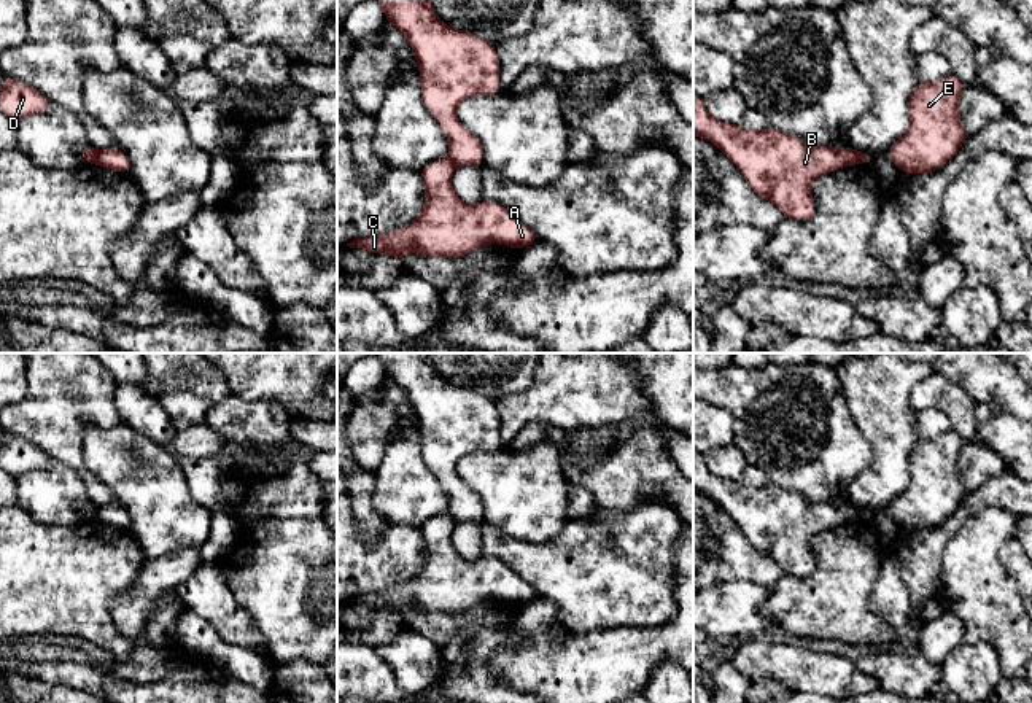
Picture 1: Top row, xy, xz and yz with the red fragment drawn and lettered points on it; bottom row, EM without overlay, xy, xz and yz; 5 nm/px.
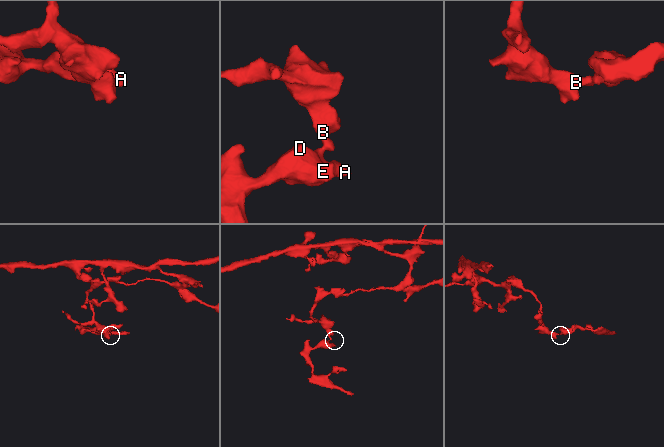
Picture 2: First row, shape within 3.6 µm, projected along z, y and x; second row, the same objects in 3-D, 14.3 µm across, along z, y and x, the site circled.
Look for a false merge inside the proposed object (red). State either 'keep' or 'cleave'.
cleave

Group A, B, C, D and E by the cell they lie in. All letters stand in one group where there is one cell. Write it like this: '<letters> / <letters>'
A C D E / B

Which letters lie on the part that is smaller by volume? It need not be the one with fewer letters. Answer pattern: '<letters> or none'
A, C, D, E

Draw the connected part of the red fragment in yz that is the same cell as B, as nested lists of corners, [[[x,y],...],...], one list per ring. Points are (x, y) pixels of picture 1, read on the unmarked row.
[[[693,449],[693,491],[716,501],[744,531],[751,546],[774,560],[786,574],[809,576],[816,558],[811,538],[821,531],[859,520],[852,503],[813,504],[773,482],[749,487],[712,474],[703,453]]]

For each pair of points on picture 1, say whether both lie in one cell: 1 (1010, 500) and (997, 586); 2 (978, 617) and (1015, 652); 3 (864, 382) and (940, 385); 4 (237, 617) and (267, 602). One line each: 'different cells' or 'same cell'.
1: different cells
2: same cell
3: different cells
4: different cells

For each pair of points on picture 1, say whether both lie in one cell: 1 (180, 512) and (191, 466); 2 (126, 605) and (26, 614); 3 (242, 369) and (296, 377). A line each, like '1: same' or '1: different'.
1: different
2: different
3: same

